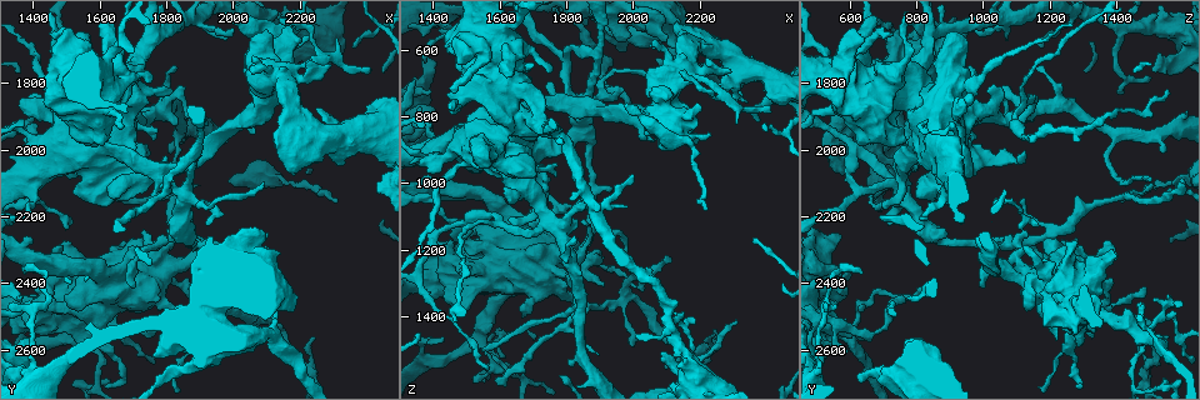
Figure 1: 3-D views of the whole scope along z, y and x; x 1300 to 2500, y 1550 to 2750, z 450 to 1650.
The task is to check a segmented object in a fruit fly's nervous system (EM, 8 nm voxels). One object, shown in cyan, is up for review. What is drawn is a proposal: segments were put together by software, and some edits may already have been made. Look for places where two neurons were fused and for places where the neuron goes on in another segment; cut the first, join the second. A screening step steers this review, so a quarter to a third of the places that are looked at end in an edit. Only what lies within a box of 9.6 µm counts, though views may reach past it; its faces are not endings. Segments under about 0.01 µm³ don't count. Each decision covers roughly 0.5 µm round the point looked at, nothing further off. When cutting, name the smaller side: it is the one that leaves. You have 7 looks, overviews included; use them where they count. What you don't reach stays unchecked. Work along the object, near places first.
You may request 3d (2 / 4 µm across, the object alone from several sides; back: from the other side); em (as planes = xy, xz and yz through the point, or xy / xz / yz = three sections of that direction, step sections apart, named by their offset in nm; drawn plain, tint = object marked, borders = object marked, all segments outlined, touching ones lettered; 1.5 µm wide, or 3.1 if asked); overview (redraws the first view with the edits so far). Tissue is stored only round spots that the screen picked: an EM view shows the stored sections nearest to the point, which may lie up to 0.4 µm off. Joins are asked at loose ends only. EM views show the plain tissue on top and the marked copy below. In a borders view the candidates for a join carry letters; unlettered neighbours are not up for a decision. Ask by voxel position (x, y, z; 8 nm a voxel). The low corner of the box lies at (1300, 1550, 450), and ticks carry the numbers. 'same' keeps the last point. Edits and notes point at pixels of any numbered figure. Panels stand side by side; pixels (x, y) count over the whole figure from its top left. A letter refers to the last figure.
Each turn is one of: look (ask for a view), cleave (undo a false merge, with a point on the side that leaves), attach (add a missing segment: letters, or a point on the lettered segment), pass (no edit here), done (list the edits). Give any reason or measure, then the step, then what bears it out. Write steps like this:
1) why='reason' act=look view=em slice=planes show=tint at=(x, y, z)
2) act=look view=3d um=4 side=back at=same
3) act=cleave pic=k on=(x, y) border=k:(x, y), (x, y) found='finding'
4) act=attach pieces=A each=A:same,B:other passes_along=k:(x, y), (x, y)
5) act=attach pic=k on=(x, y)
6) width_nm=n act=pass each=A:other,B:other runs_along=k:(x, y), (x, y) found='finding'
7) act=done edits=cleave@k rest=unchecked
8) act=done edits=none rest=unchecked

act=look view=3d um=2 at=(2320, 2030, 740)

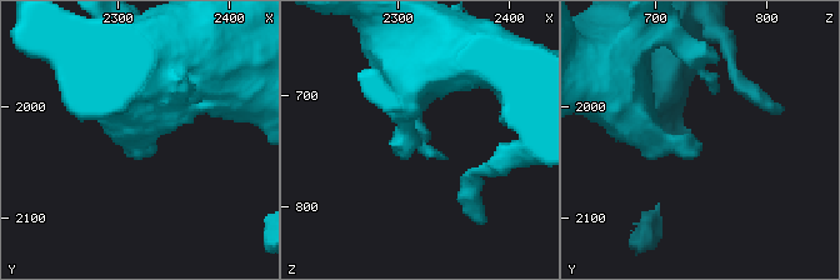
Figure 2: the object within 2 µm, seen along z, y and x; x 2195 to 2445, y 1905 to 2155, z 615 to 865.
act=look view=em slice=planes show=borders at=(2324, 2038, 742)

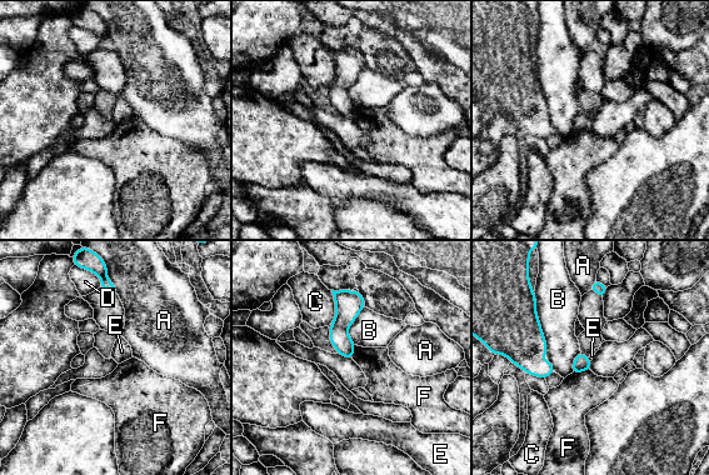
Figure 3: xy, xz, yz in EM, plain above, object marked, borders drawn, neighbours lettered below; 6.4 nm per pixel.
act=pass each=A:other,B:other,C:other,D:other,E:other,F:other border=3:(589, 369), (572, 374) found='none of them fits'

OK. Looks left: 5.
why='thick turns thin' act=look view=3d um=2 side=back at=(1680, 2300, 1360)

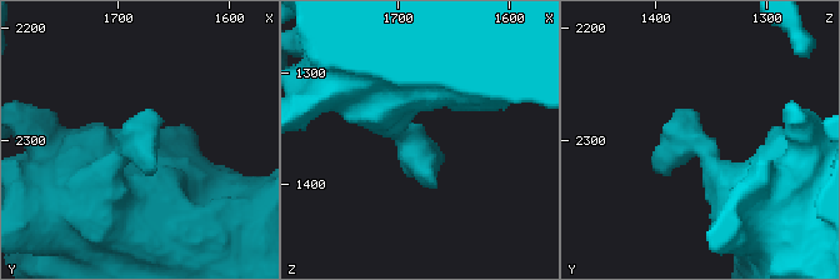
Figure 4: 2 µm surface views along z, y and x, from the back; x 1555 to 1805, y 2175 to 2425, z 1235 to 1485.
act=look view=em slice=planes show=tint at=(1688, 2304, 1364)

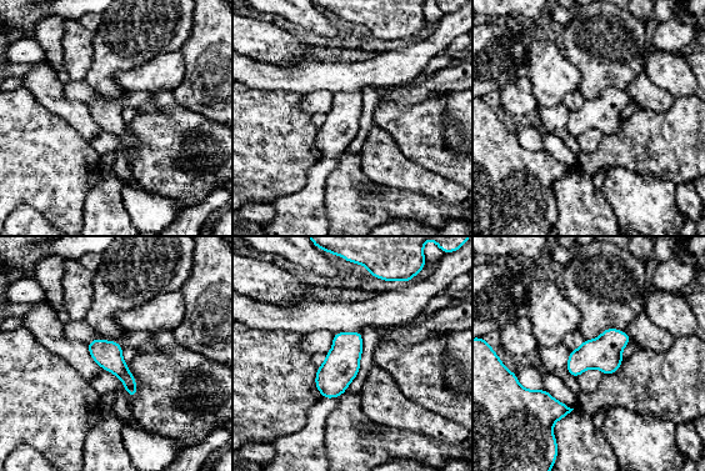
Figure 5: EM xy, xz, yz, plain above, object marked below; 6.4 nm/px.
why='what lies round it' act=look view=em slice=planes show=borders at=same

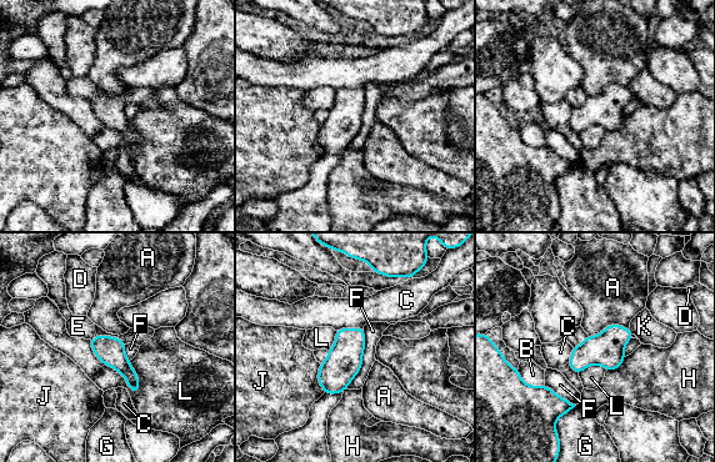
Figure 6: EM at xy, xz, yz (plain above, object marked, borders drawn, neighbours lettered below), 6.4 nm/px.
act=pass each=A:other,B:other,C:other,D:other,E:other,F:other,G:other,H:other,J:other,K:other,L:other found='all the same neuron'

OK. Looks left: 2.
act=look view=3d um=2 at=(1890, 2100, 1510)

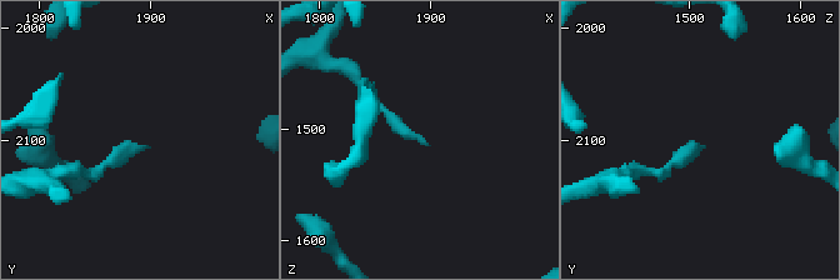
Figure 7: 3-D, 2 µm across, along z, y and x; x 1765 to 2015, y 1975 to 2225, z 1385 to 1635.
act=look view=em slice=planes show=borders at=(1898, 2104, 1514)

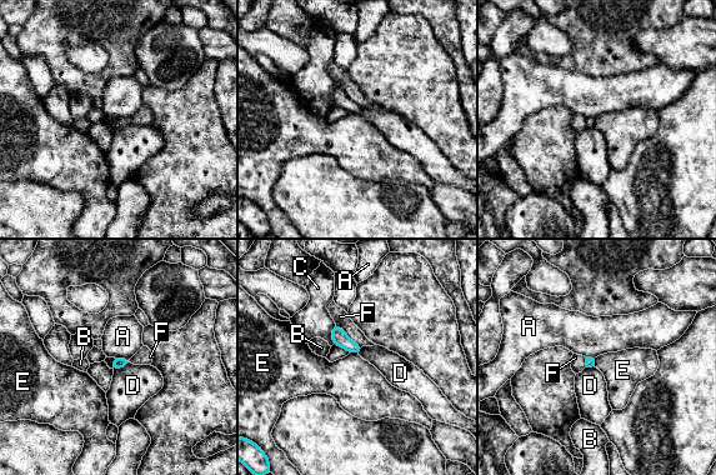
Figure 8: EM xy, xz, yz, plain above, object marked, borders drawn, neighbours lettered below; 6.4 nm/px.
act=pass each=A:other,B:other,C:other,D:other,E:other,F:other found='none of them fits'

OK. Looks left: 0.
act=done edits=none rest=unchecked

